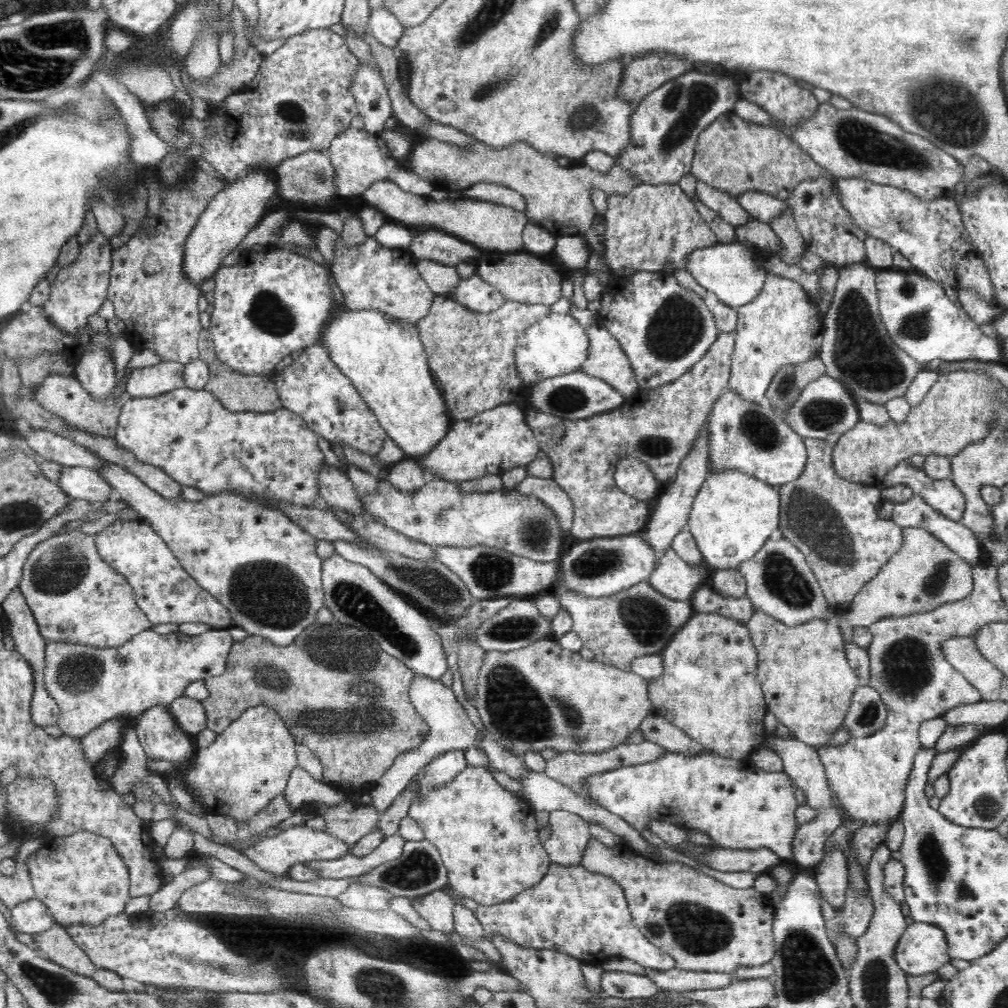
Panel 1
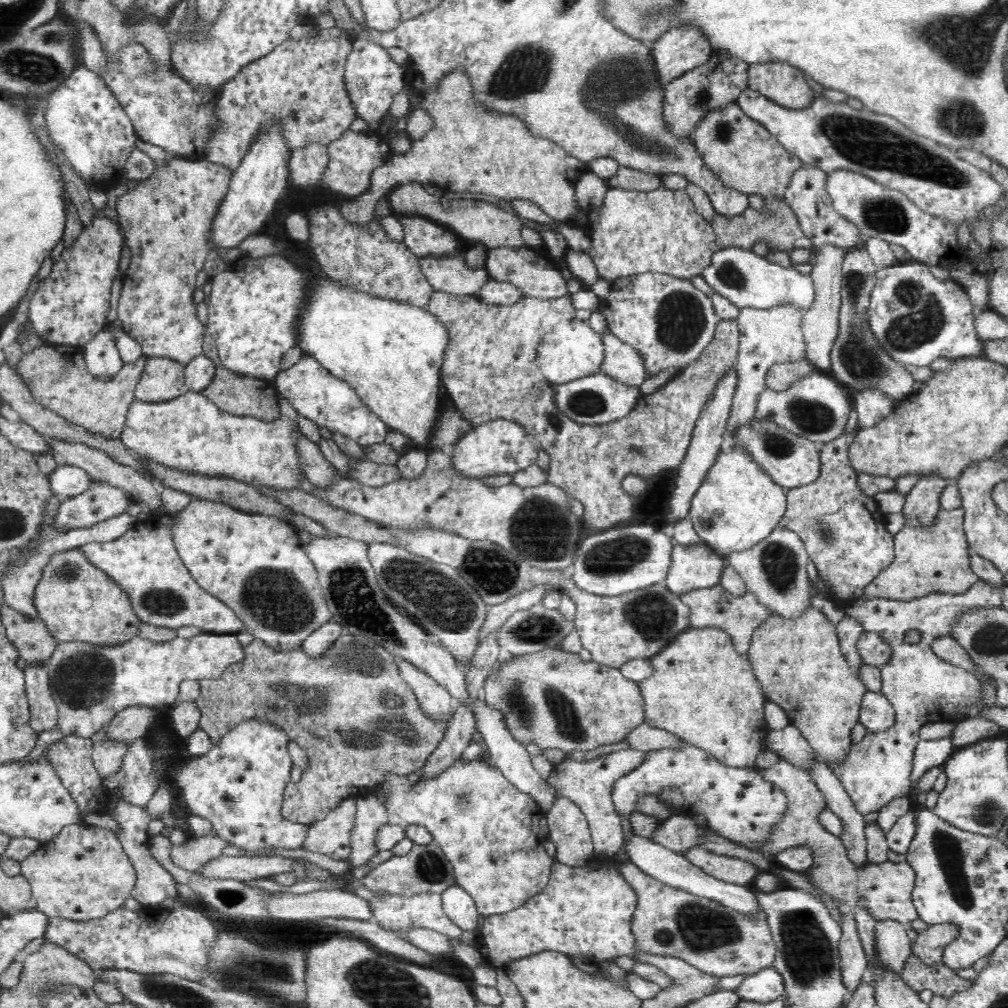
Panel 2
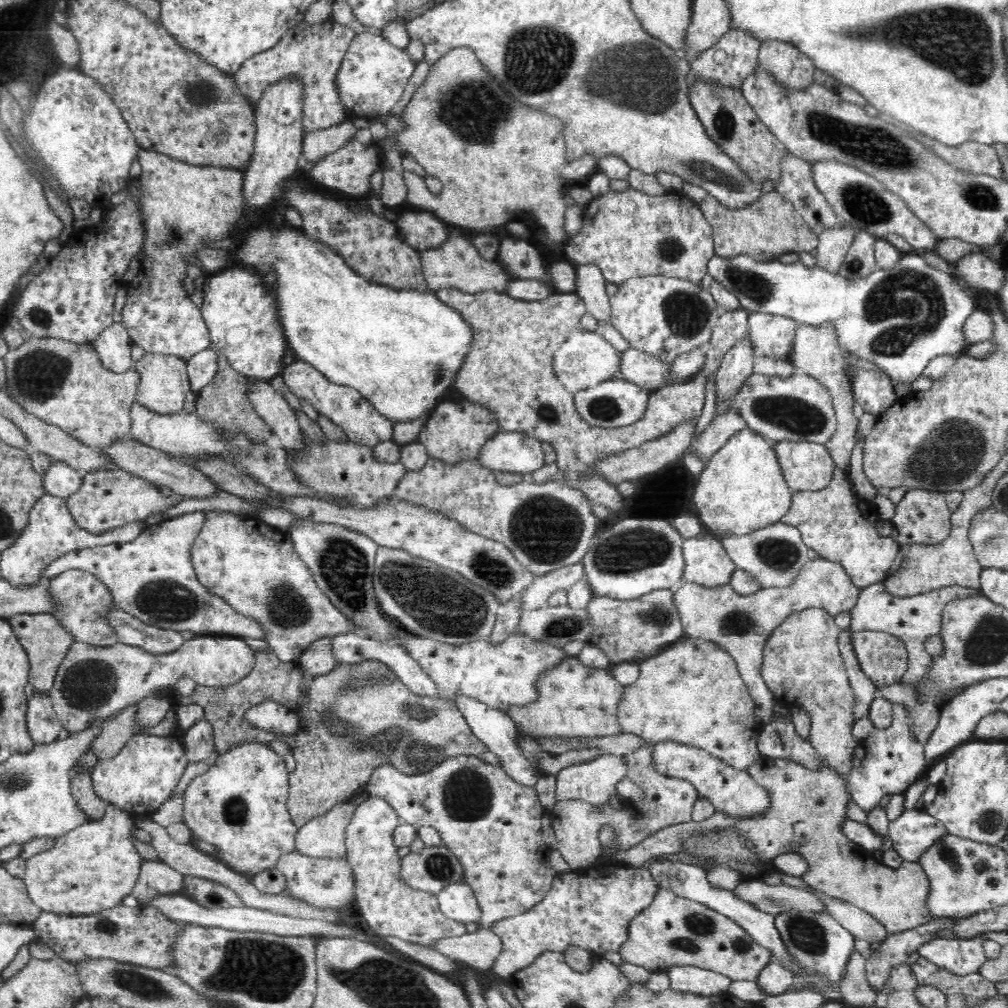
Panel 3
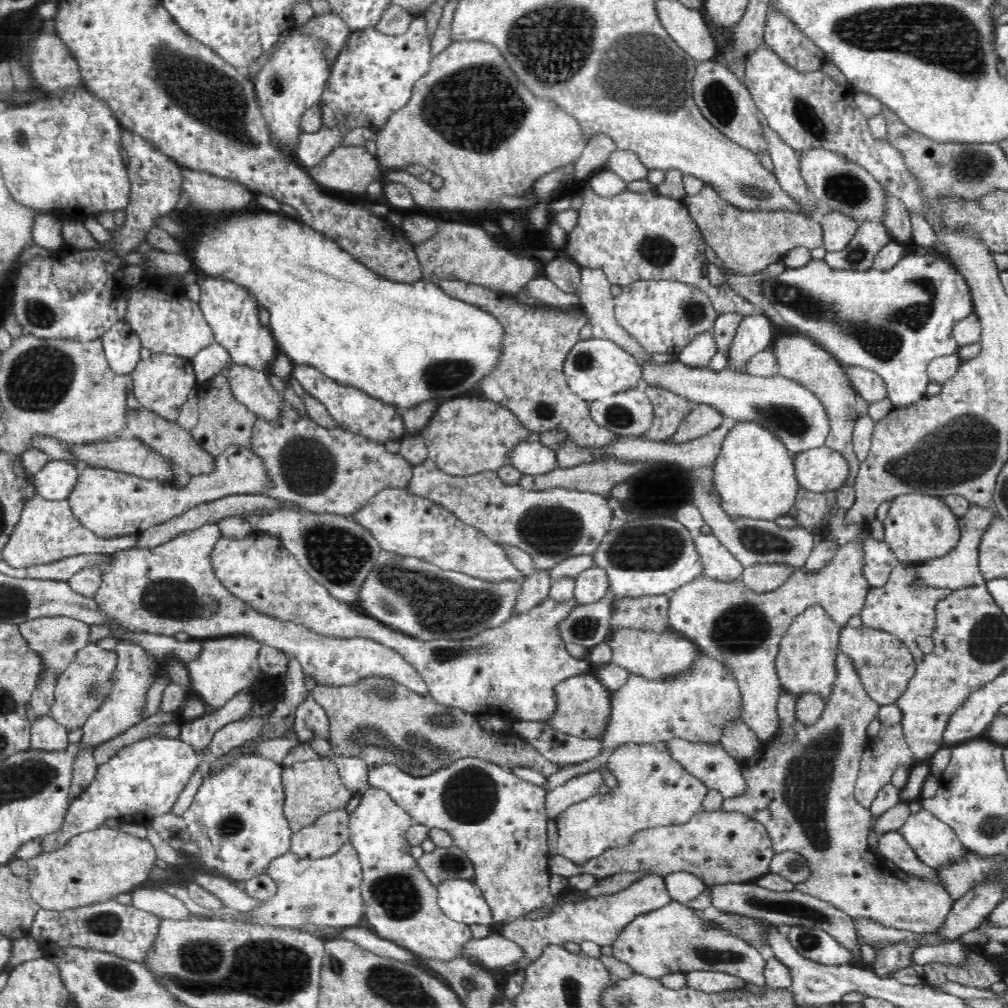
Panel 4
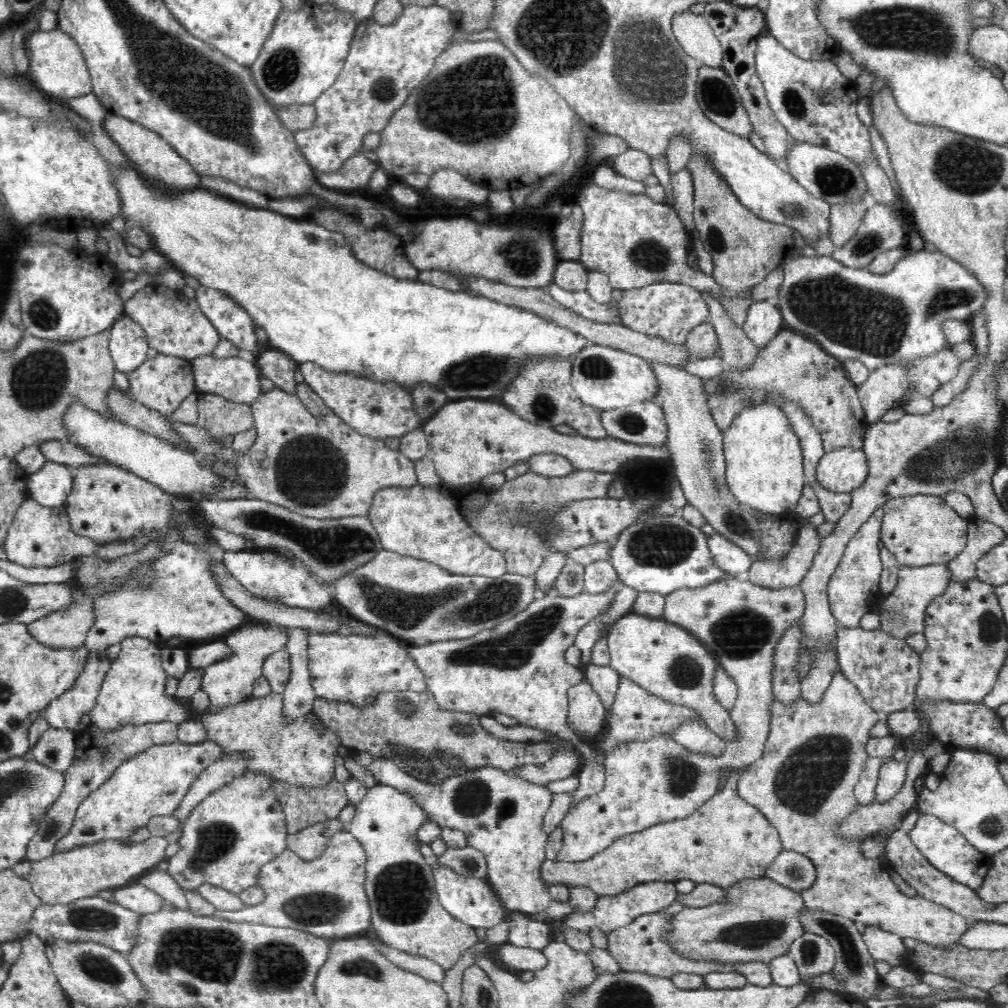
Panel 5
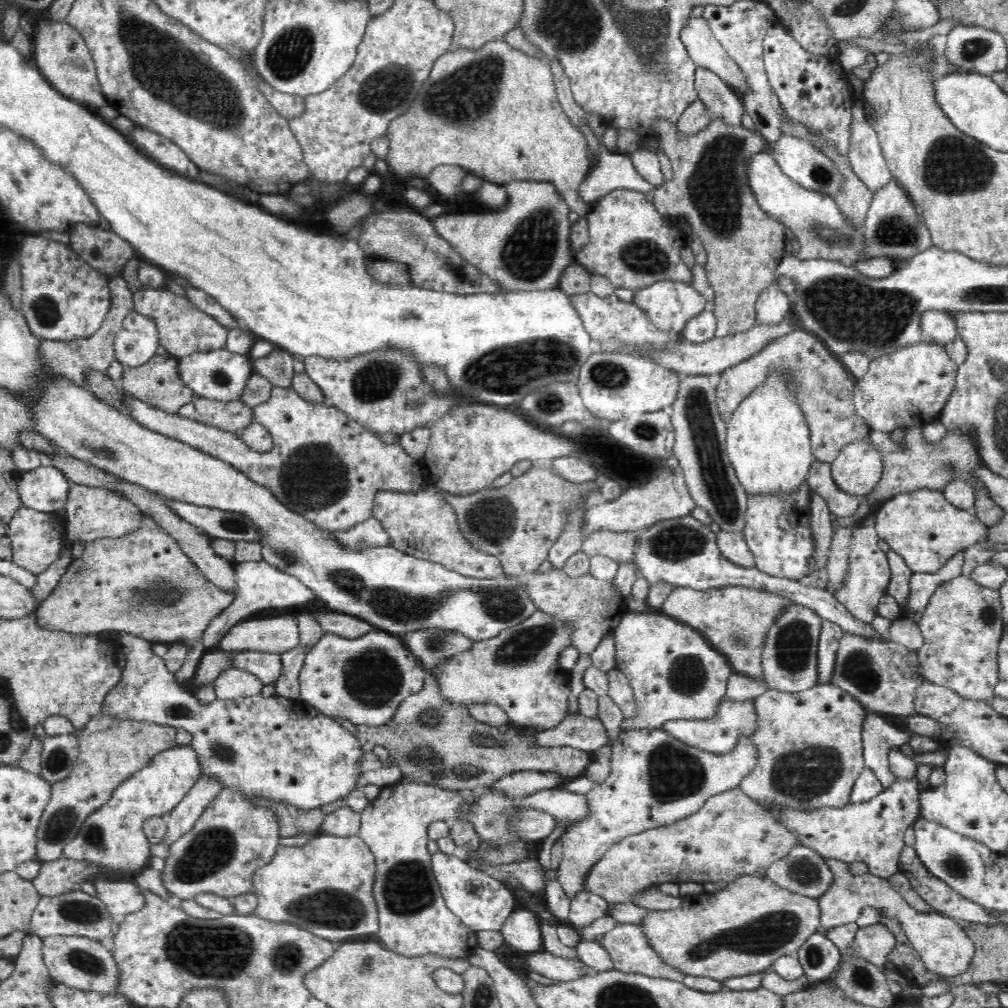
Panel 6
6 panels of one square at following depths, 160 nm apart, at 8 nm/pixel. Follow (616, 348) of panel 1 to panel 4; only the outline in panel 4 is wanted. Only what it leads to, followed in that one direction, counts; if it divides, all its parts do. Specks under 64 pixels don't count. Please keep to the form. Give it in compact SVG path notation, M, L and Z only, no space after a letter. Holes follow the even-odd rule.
M680 361L651 365L644 363L641 365L641 373L643 387L663 388L696 404L710 404L732 423L744 420L757 422L775 434L794 455L824 446L831 430L830 419L820 399L805 386L780 375L754 376L746 372L734 372L729 368L714 371L708 367L686 366Z

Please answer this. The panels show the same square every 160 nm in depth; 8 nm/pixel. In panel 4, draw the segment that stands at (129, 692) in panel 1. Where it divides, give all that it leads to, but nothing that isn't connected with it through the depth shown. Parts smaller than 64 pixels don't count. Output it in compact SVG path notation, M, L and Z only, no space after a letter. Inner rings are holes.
M243 635L200 641L202 650L197 656L198 658L186 663L186 669L191 678L190 688L195 695L200 696L205 703L210 704L210 707L218 710L238 693L253 687L256 676L261 672L257 654L264 644ZM92 642L78 650L74 661L70 662L70 666L56 682L55 700L50 712L56 722L70 731L84 726L88 717L110 696L110 686L114 684L112 677L118 665L117 658L115 650L104 650Z

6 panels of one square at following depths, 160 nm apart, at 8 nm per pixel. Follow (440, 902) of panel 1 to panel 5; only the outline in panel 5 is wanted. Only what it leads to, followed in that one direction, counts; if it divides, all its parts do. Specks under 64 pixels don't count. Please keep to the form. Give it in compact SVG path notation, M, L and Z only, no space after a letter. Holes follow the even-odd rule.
M380 783L369 788L361 801L355 805L354 818L345 825L345 830L362 843L367 856L363 885L372 910L370 922L372 930L384 944L394 949L404 950L408 954L429 958L447 971L479 940L474 927L454 918L447 910L444 910L438 900L432 861L427 860L420 853L419 848L422 843L416 836L420 826L429 820L426 811L414 803L409 794Z

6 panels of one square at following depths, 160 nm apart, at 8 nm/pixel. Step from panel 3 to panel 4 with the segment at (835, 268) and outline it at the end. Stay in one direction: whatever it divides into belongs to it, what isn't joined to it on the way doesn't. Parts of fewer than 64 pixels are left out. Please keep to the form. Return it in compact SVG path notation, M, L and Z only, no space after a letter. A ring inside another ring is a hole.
M836 211L821 217L819 223L823 230L823 247L827 252L846 248L860 226L858 220Z

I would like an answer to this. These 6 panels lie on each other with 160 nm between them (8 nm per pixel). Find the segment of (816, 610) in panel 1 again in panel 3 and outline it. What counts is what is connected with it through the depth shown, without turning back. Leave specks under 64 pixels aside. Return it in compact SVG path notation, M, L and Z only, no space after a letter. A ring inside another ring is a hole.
M780 521L745 536L727 535L720 542L732 563L755 578L762 589L790 587L809 562L809 549L804 545L798 528Z

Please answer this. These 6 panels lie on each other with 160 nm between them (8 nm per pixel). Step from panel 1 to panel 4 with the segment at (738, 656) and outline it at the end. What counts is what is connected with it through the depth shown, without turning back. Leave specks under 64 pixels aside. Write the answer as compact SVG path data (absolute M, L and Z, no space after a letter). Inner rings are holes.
M700 651L692 668L676 678L646 679L636 674L626 684L611 693L611 714L604 732L604 750L596 758L568 765L547 776L543 789L548 793L569 781L573 776L604 767L617 746L626 743L649 745L682 738L690 742L720 742L724 728L730 722L738 722L742 715L742 691L731 671L722 663Z

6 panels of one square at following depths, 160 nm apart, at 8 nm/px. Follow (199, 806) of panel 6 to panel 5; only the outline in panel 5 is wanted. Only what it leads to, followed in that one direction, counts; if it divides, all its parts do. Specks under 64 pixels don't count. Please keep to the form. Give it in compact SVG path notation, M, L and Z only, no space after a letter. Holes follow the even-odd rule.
M232 753L230 756L222 755L216 762L214 762L214 764L211 764L199 774L198 778L193 782L193 785L188 789L186 796L182 799L182 803L172 815L174 815L174 817L178 817L183 824L190 812L192 812L192 810L202 802L203 798L208 796L208 793L232 782L234 778L240 776L245 771L246 755L244 755L244 753ZM151 836L137 843L108 839L102 843L82 845L39 861L31 861L31 871L25 878L44 904L70 904L80 898L96 896L102 890L124 887L132 878L154 870L158 862L166 858L164 851L171 840L171 837Z

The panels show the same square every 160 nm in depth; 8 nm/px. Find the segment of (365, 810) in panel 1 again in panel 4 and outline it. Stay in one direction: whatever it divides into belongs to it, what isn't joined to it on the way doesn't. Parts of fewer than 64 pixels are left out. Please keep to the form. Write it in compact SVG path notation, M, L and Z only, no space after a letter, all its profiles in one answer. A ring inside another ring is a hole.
M345 809L319 816L312 824L292 833L291 851L307 859L336 854L349 841L349 816Z

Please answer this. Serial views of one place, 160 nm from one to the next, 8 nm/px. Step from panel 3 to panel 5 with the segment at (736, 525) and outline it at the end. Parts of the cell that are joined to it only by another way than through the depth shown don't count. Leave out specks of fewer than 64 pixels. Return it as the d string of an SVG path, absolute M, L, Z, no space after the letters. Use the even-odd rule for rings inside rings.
M754 404L737 414L723 432L725 479L736 500L751 510L781 514L792 511L804 485L801 446L788 418L773 404Z

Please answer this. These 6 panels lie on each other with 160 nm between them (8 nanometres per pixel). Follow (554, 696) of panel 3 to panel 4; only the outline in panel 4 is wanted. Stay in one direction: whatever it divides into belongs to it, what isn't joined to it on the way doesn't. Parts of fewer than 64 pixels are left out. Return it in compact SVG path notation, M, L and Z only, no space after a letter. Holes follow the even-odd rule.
M580 674L554 685L553 691L557 698L556 714L550 720L544 721L544 724L548 723L548 726L560 729L565 734L582 739L596 739L603 736L610 720L612 692L600 679L594 674Z

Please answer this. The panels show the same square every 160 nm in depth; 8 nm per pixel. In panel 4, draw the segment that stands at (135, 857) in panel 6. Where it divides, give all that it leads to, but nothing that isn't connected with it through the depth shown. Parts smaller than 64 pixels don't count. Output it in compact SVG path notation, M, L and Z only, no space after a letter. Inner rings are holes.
M268 715L244 717L229 722L224 728L217 730L206 746L206 750L198 752L187 742L168 737L150 737L137 740L119 750L106 763L98 765L94 780L78 797L72 799L66 813L62 828L58 832L42 837L42 850L49 853L62 848L77 834L92 832L104 825L106 818L116 818L126 824L146 825L158 815L171 813L178 795L196 768L205 771L205 765L214 759L223 757L233 748L244 745L250 740L262 736L264 726L268 724Z

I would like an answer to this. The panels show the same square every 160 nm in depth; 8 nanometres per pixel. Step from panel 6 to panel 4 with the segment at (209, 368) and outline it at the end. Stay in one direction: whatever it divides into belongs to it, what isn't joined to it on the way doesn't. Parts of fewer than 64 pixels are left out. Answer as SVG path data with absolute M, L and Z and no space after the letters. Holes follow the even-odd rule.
M232 363L230 370L228 370L228 375L230 375L228 382L232 393L234 393L234 398L246 405L257 418L261 418L266 422L276 422L280 418L285 401L282 401L283 395L272 387L265 371Z

